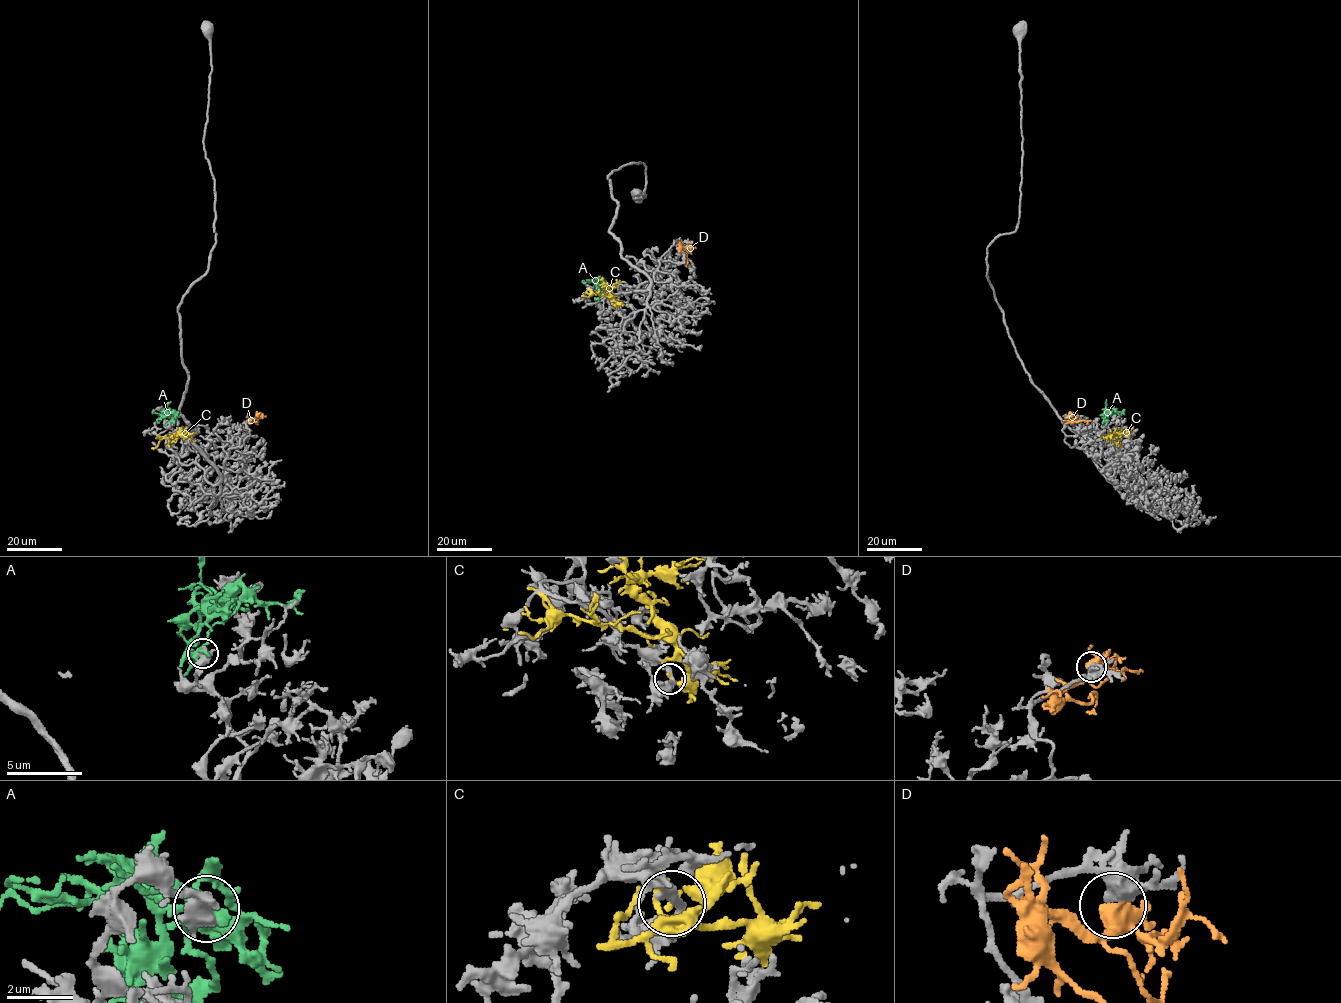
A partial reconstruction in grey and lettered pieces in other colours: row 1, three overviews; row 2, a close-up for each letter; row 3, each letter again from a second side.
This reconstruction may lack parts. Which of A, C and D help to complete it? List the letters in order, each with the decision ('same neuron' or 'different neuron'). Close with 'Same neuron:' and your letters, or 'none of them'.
A: different neuron
C: different neuron
D: different neuron
Same neuron: none of them

